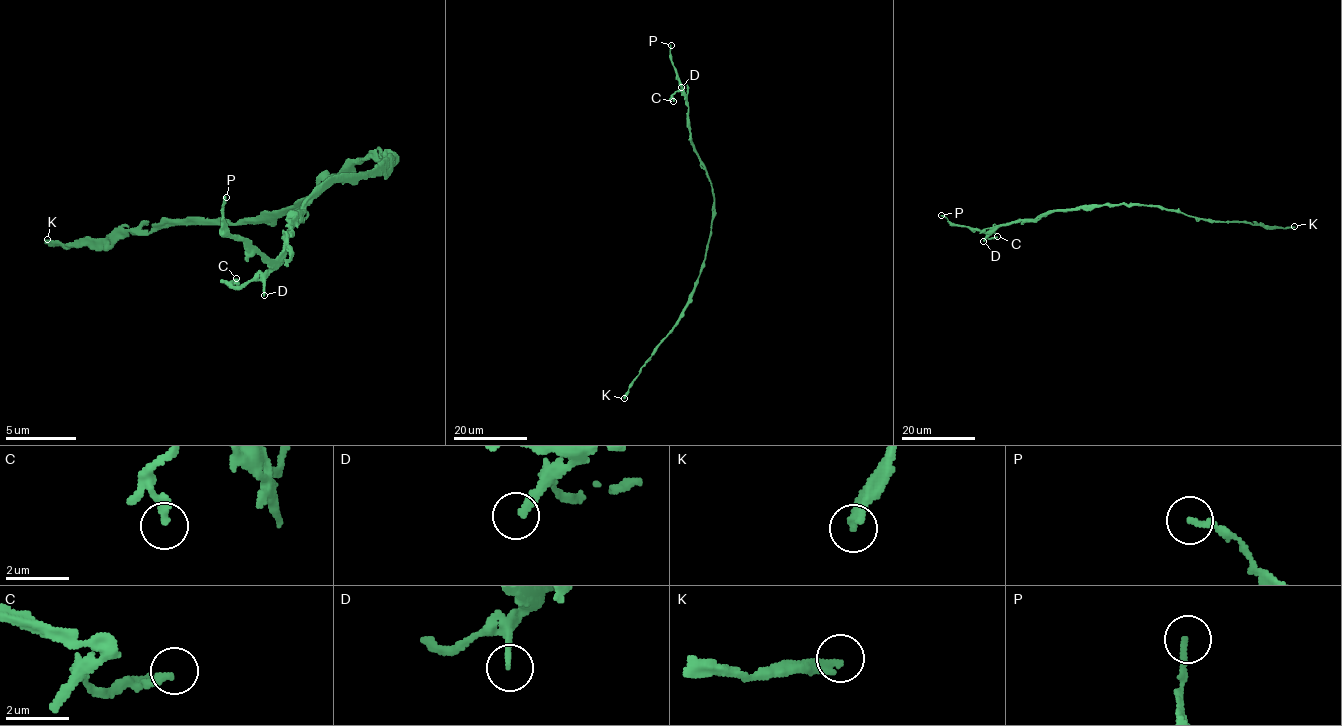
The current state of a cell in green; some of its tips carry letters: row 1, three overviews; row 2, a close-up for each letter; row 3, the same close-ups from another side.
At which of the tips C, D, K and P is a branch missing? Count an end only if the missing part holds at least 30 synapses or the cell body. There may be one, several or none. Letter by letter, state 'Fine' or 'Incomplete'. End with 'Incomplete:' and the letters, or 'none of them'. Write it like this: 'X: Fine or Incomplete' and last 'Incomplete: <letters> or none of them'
C: Fine
D: Fine
K: Fine
P: Incomplete
Incomplete: P

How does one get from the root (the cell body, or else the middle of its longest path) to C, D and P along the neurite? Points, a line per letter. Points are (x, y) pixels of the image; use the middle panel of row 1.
C: (711, 226), (714, 193), (707, 171), (691, 144), (688, 103), (680, 91), (672, 95), (673, 101)
D: (711, 226), (712, 184), (691, 144), (688, 102), (681, 87)
P: (711, 226), (712, 184), (691, 144), (687, 96), (672, 61), (671, 45)

